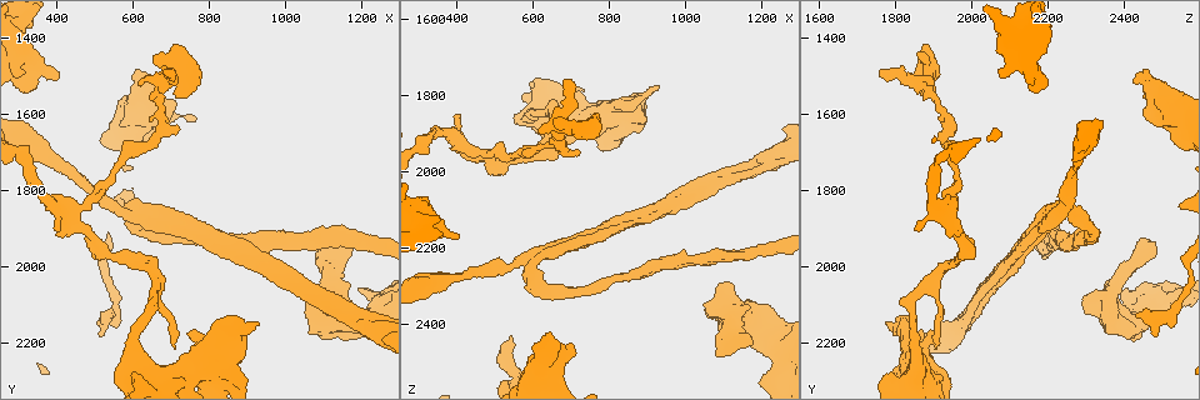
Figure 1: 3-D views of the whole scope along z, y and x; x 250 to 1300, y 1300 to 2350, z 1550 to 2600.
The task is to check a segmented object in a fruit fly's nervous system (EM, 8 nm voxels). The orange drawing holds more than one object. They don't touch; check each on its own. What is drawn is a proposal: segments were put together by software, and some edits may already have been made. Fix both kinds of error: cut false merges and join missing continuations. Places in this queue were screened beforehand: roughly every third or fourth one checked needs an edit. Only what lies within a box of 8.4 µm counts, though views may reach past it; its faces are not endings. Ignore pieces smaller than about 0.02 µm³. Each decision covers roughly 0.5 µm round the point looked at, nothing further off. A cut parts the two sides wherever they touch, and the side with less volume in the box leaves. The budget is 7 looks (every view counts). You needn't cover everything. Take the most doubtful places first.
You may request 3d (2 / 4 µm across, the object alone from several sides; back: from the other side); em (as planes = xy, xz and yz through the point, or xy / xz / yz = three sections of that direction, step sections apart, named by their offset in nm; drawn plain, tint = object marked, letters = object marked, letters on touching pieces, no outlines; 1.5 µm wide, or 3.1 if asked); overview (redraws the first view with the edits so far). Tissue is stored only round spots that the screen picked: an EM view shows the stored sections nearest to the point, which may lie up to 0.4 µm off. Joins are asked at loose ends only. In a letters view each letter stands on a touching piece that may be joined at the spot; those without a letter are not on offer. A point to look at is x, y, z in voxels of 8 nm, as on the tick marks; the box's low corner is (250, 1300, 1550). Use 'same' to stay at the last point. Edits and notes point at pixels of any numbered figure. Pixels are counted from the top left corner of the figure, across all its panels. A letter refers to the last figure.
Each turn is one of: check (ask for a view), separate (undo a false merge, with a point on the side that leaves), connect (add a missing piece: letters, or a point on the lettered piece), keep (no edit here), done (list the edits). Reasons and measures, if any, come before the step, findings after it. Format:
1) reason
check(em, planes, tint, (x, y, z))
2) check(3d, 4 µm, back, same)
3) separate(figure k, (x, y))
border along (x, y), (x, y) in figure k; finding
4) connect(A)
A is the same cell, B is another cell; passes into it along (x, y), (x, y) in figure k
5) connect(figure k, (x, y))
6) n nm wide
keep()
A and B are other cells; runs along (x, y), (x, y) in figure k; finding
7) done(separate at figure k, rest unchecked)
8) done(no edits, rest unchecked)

check(3d, 4 µm, (405, 1510, 2160))

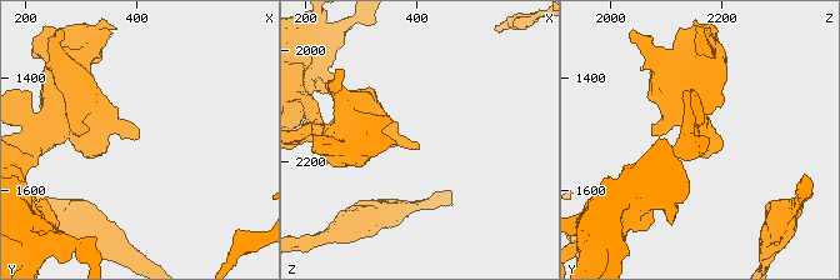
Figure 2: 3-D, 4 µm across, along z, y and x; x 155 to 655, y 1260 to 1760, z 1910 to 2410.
check(em, planes, letters, (405, 1505, 2170))

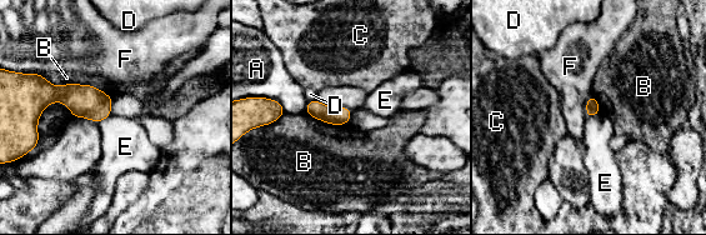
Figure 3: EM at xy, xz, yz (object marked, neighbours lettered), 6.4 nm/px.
keep()
A, B, C, D, E and F are other cells; no lettered piece goes on from it

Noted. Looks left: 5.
free end
check(3d, 2 µm, (1090, 1960, 2485))

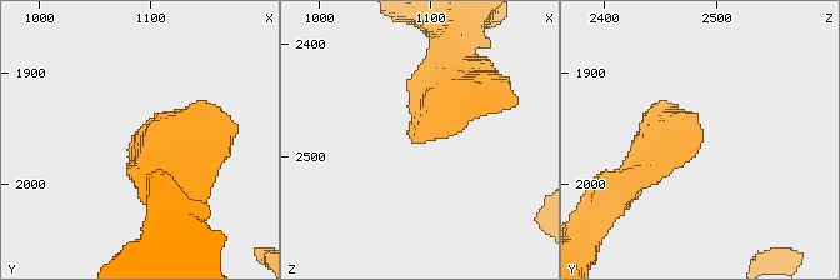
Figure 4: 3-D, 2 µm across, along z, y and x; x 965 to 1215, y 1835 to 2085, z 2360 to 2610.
check(em, planes, letters, (1086, 1956, 2488))

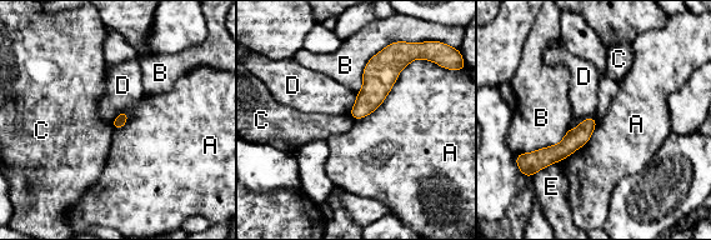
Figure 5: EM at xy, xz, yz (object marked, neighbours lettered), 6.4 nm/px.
keep()
A, B, C, D and E are other cells; none of them fits

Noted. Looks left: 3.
an open end
check(em, xy, step 4, tint, (605, 1490, 2465))

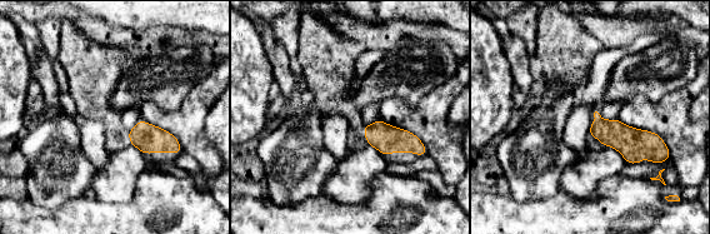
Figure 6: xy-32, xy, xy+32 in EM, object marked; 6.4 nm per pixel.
check(em, xz, step 8, letters, same)

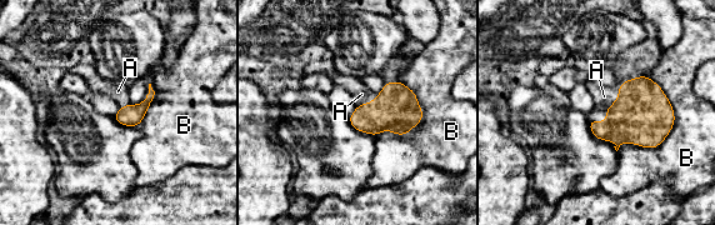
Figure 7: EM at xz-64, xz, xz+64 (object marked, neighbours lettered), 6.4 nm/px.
connect(A)
A is the same cell, B is another cell; passes into it along (396, 109), (366, 103), (361, 94) in figure 7; the neuron continues

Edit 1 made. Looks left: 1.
done(connect at figure 7, rest unchecked)

